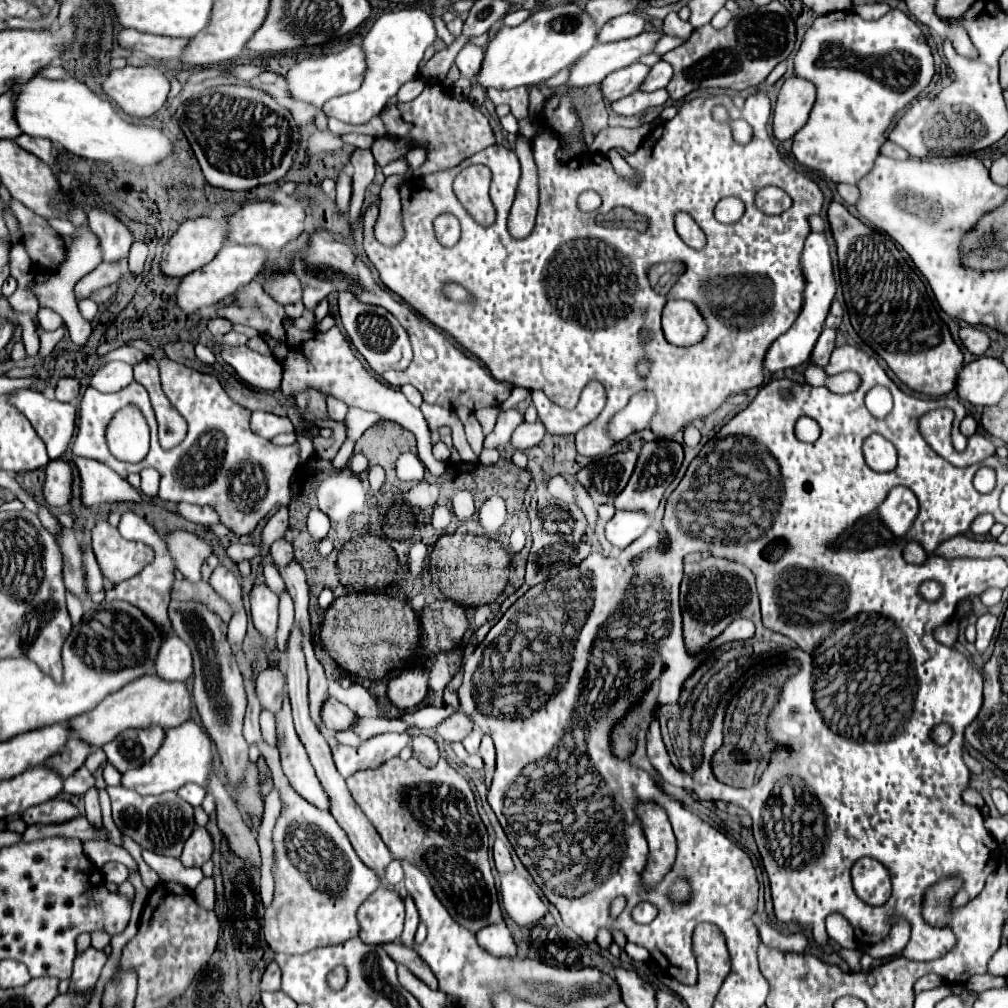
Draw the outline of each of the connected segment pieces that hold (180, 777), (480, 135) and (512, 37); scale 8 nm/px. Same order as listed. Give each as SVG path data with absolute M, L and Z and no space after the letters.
M185 722L177 728L169 728L165 734L167 734L165 744L161 744L161 750L145 766L139 766L137 770L127 770L125 774L121 774L121 786L131 788L141 796L151 796L151 794L179 790L179 786L187 782L195 782L195 784L205 786L207 794L202 802L202 808L210 815L215 810L215 802L213 802L213 796L208 787L209 772L213 768L211 738L195 722Z
M429 82L415 100L391 106L381 114L381 120L385 122L391 136L395 134L399 138L423 142L423 146L427 146L427 160L415 170L415 176L427 176L437 170L453 168L465 158L491 146L491 128L479 108L467 100L455 100L439 82Z
M565 2L553 8L533 12L523 24L509 28L503 26L485 46L483 66L477 72L477 84L481 88L517 88L533 86L549 80L559 70L569 68L577 58L587 54L597 38L597 26L575 4Z

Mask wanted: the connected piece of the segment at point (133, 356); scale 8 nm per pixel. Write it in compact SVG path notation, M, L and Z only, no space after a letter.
M123 346L113 350L113 352L109 352L105 358L103 358L103 364L107 364L107 362L111 362L111 360L125 360L125 362L129 362L132 366L138 364L146 359L146 355L131 346Z

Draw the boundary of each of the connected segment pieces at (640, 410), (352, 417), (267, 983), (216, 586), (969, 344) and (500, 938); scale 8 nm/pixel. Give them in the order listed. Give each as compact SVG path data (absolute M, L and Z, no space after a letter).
M641 392L631 398L627 408L617 412L609 420L609 436L615 442L621 442L633 432L645 430L649 426L651 416L655 414L655 398L651 392Z
M349 408L347 416L345 416L345 426L347 426L347 438L357 442L361 438L361 434L373 426L375 422L379 422L381 416L377 416L375 412L363 412L359 408Z
M271 962L263 974L261 980L261 990L269 990L269 992L277 992L281 988L281 970L277 966L277 962Z
M217 566L215 568L215 572L209 578L209 584L231 606L235 606L235 608L241 606L241 584L239 584L239 578L233 572L229 572L225 566Z
M961 328L959 330L959 338L963 342L963 346L975 354L981 356L987 348L989 348L989 336L985 330L977 330L977 328Z
M505 922L489 925L476 934L478 944L495 956L515 956L517 948Z

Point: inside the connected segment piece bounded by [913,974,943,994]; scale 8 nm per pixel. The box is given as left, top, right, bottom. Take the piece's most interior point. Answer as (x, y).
(932, 981)

